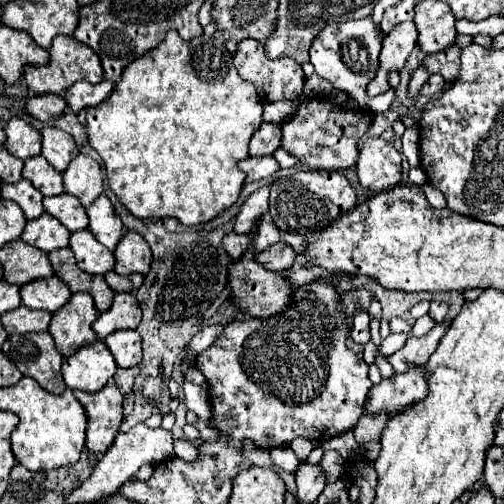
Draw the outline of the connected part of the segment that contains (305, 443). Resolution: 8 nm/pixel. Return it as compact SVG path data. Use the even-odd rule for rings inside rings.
M298 437L290 443L290 447L296 453L297 457L300 461L305 461L310 455L310 451L314 449L314 447L318 447L320 443L314 443L314 441L310 441L310 439L304 439L303 437Z

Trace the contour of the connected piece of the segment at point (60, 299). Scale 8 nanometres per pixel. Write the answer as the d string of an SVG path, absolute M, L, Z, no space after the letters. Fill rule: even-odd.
M48 277L48 279L36 279L20 287L22 305L30 309L44 309L54 313L58 307L62 307L70 299L72 291L68 291L68 285L60 279Z

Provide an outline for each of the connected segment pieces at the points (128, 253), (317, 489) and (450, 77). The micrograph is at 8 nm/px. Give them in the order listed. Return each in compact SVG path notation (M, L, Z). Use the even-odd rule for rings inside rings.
M128 231L122 235L118 247L114 249L116 265L114 271L118 275L132 275L132 273L148 273L148 267L152 263L152 253L148 243L144 241L142 235Z
M300 463L294 477L296 477L296 485L298 485L298 501L302 501L302 503L316 501L316 497L326 487L326 473L322 471L320 465Z
M452 45L446 51L438 51L432 55L426 55L422 59L422 67L428 69L428 73L440 73L448 83L452 83L460 71L460 47Z

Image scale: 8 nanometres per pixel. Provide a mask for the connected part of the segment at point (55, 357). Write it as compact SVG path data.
M50 333L10 335L2 345L2 353L22 375L36 379L46 391L60 395L66 389L60 371L62 355L56 351Z

